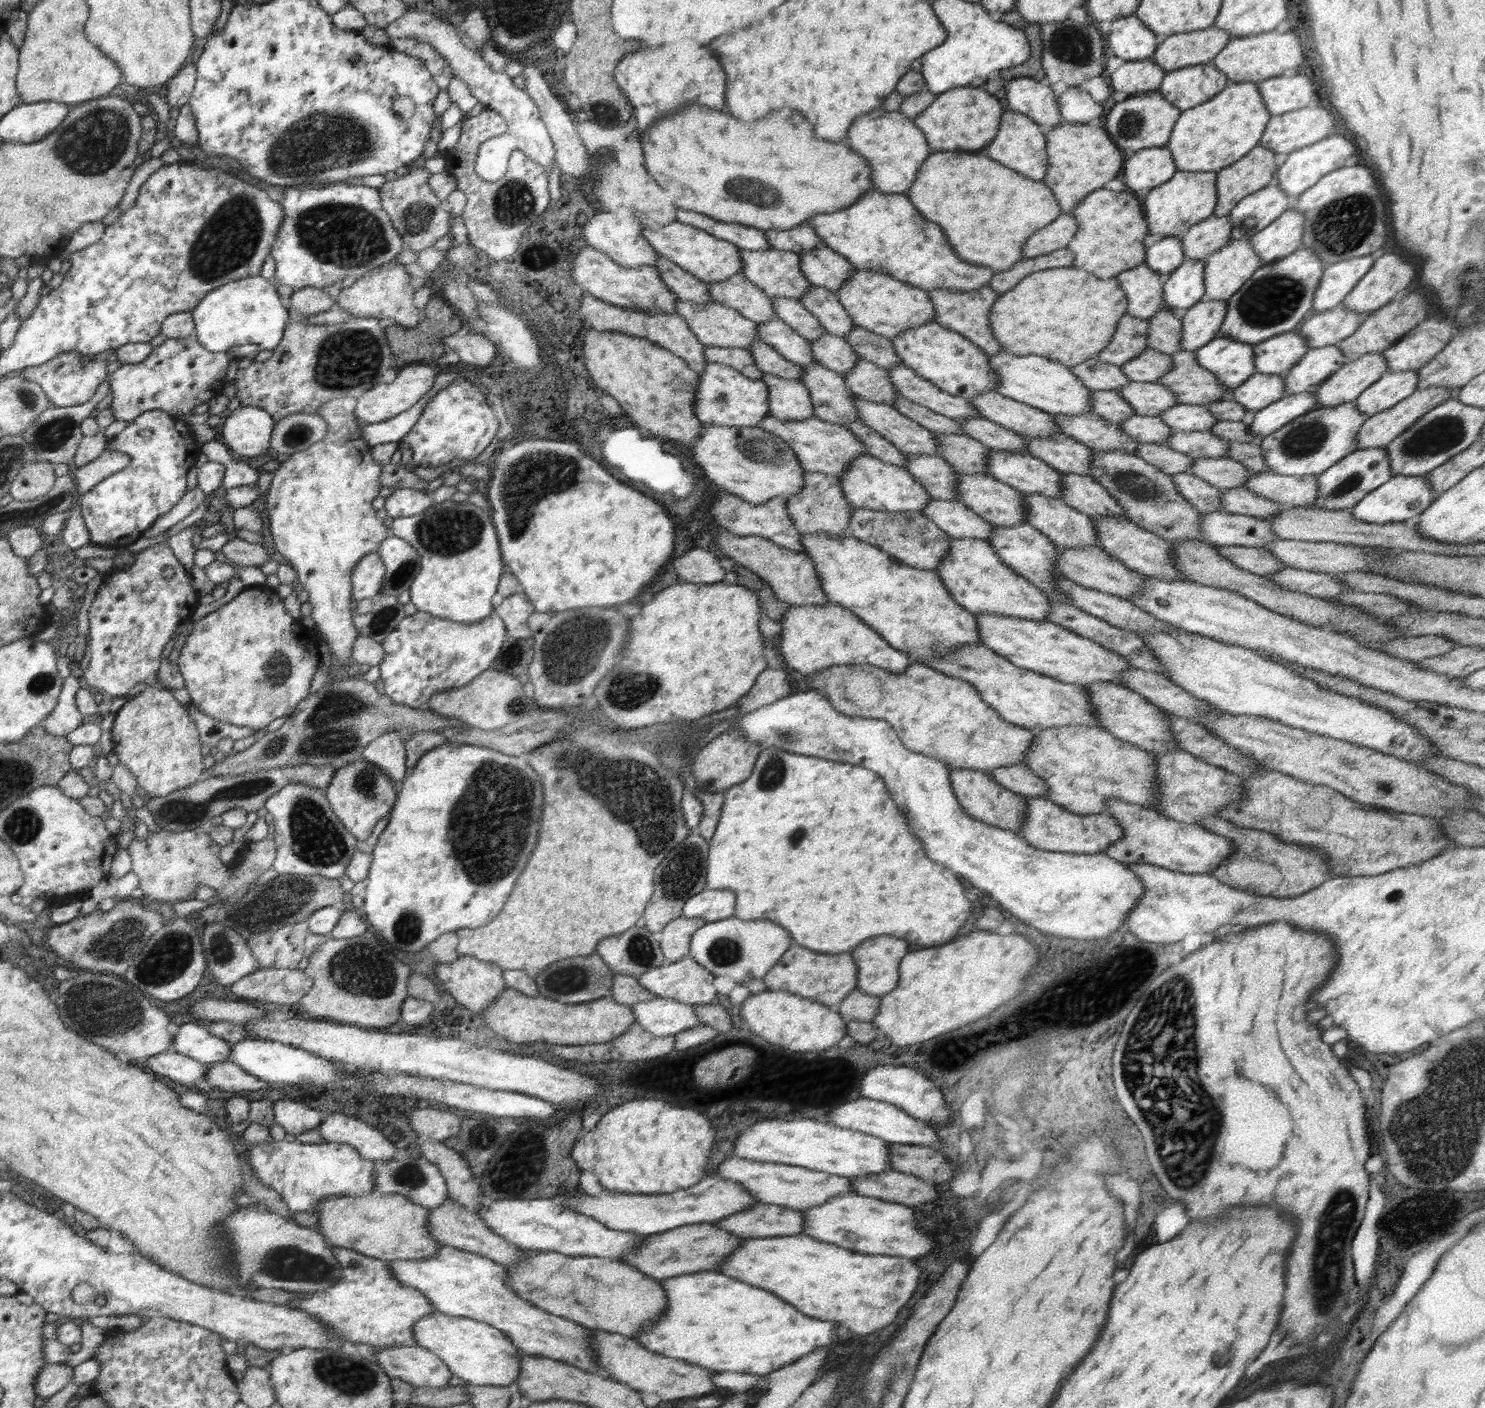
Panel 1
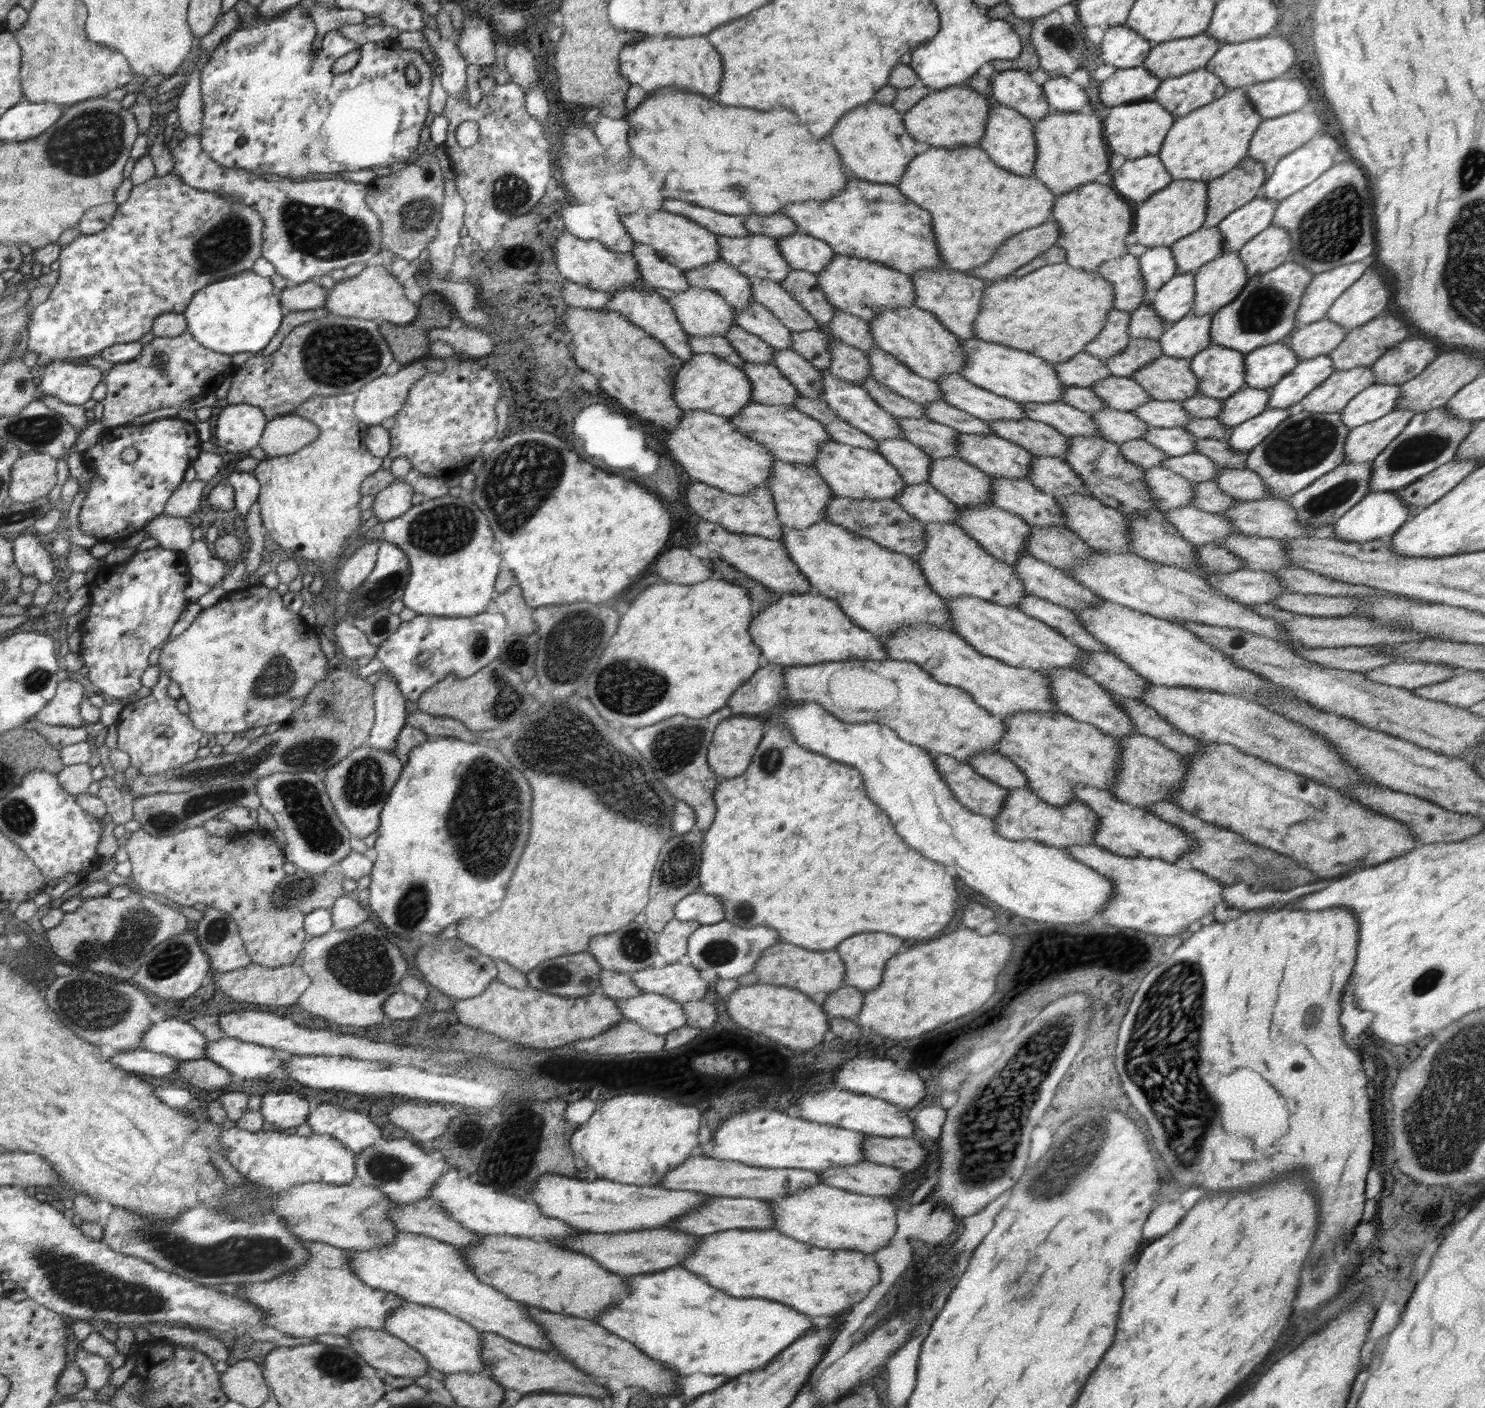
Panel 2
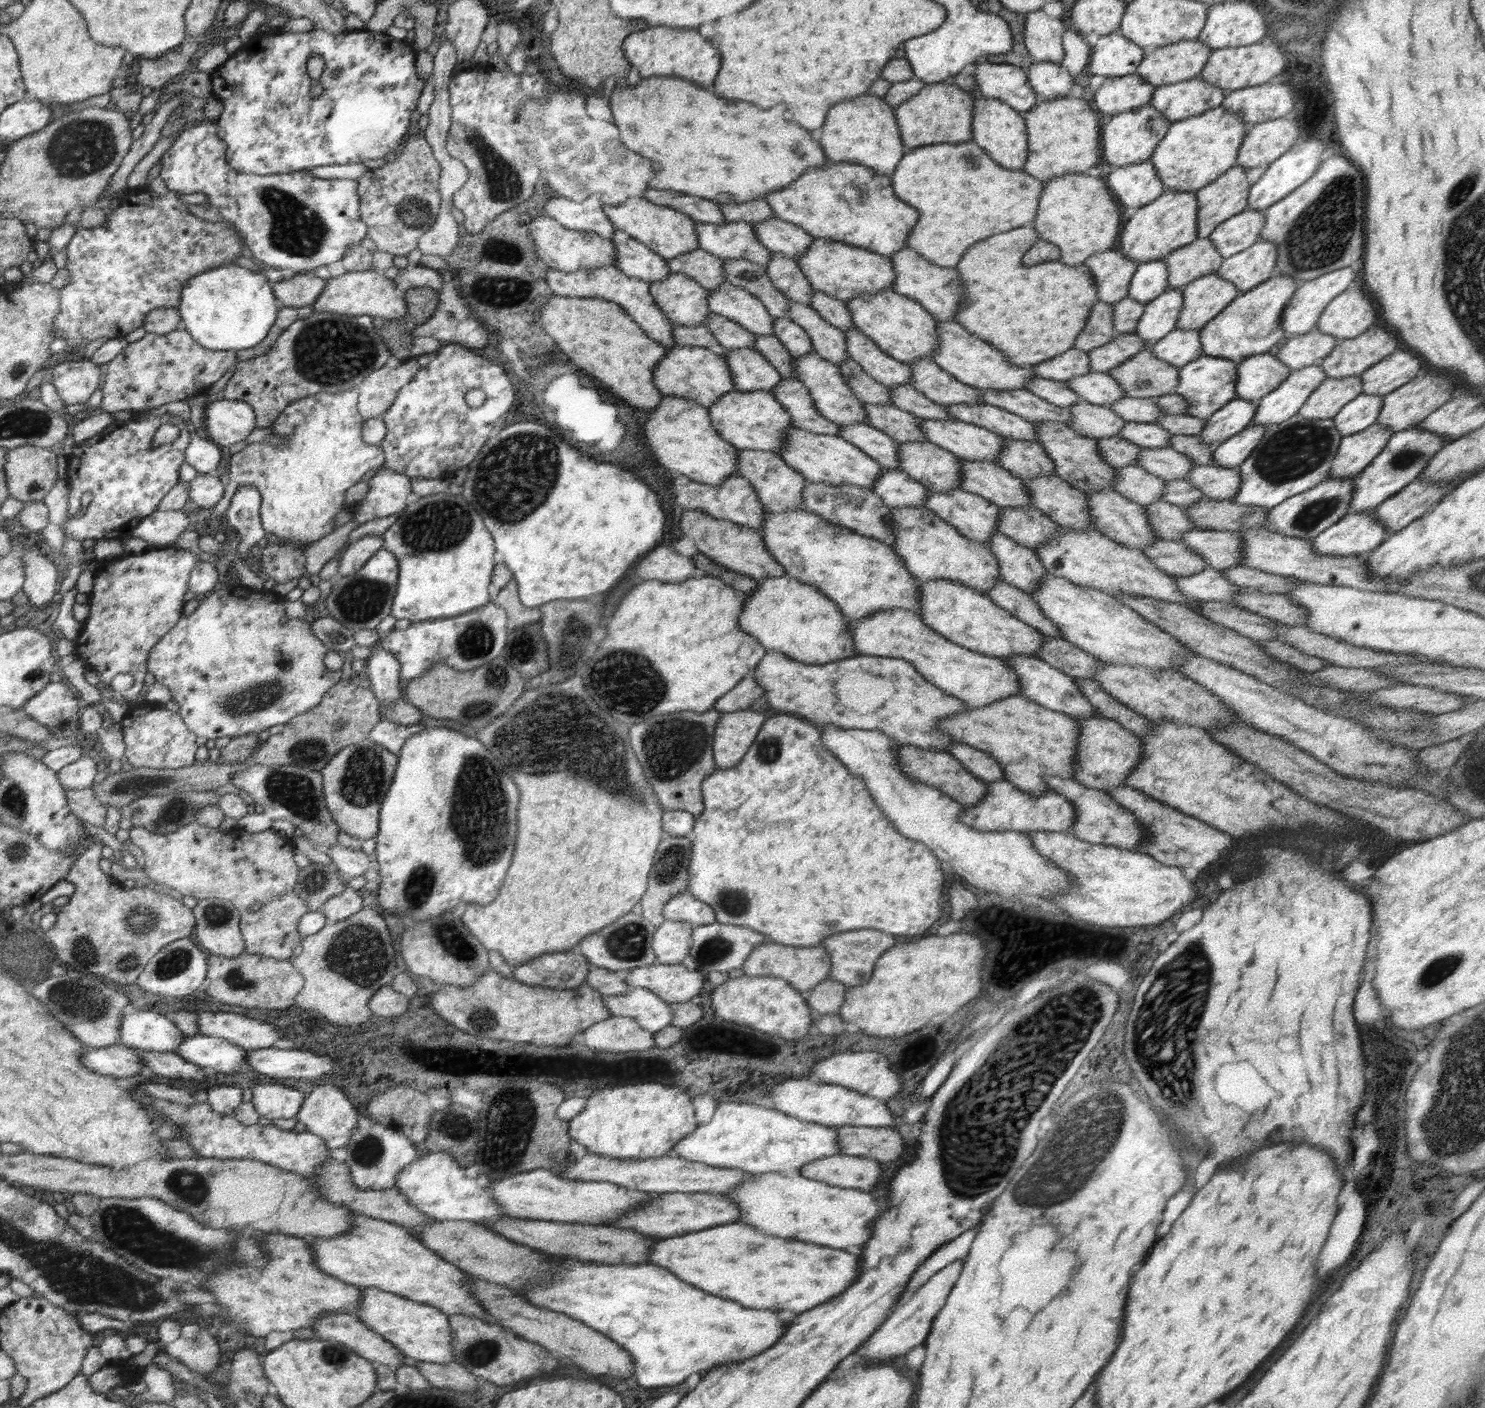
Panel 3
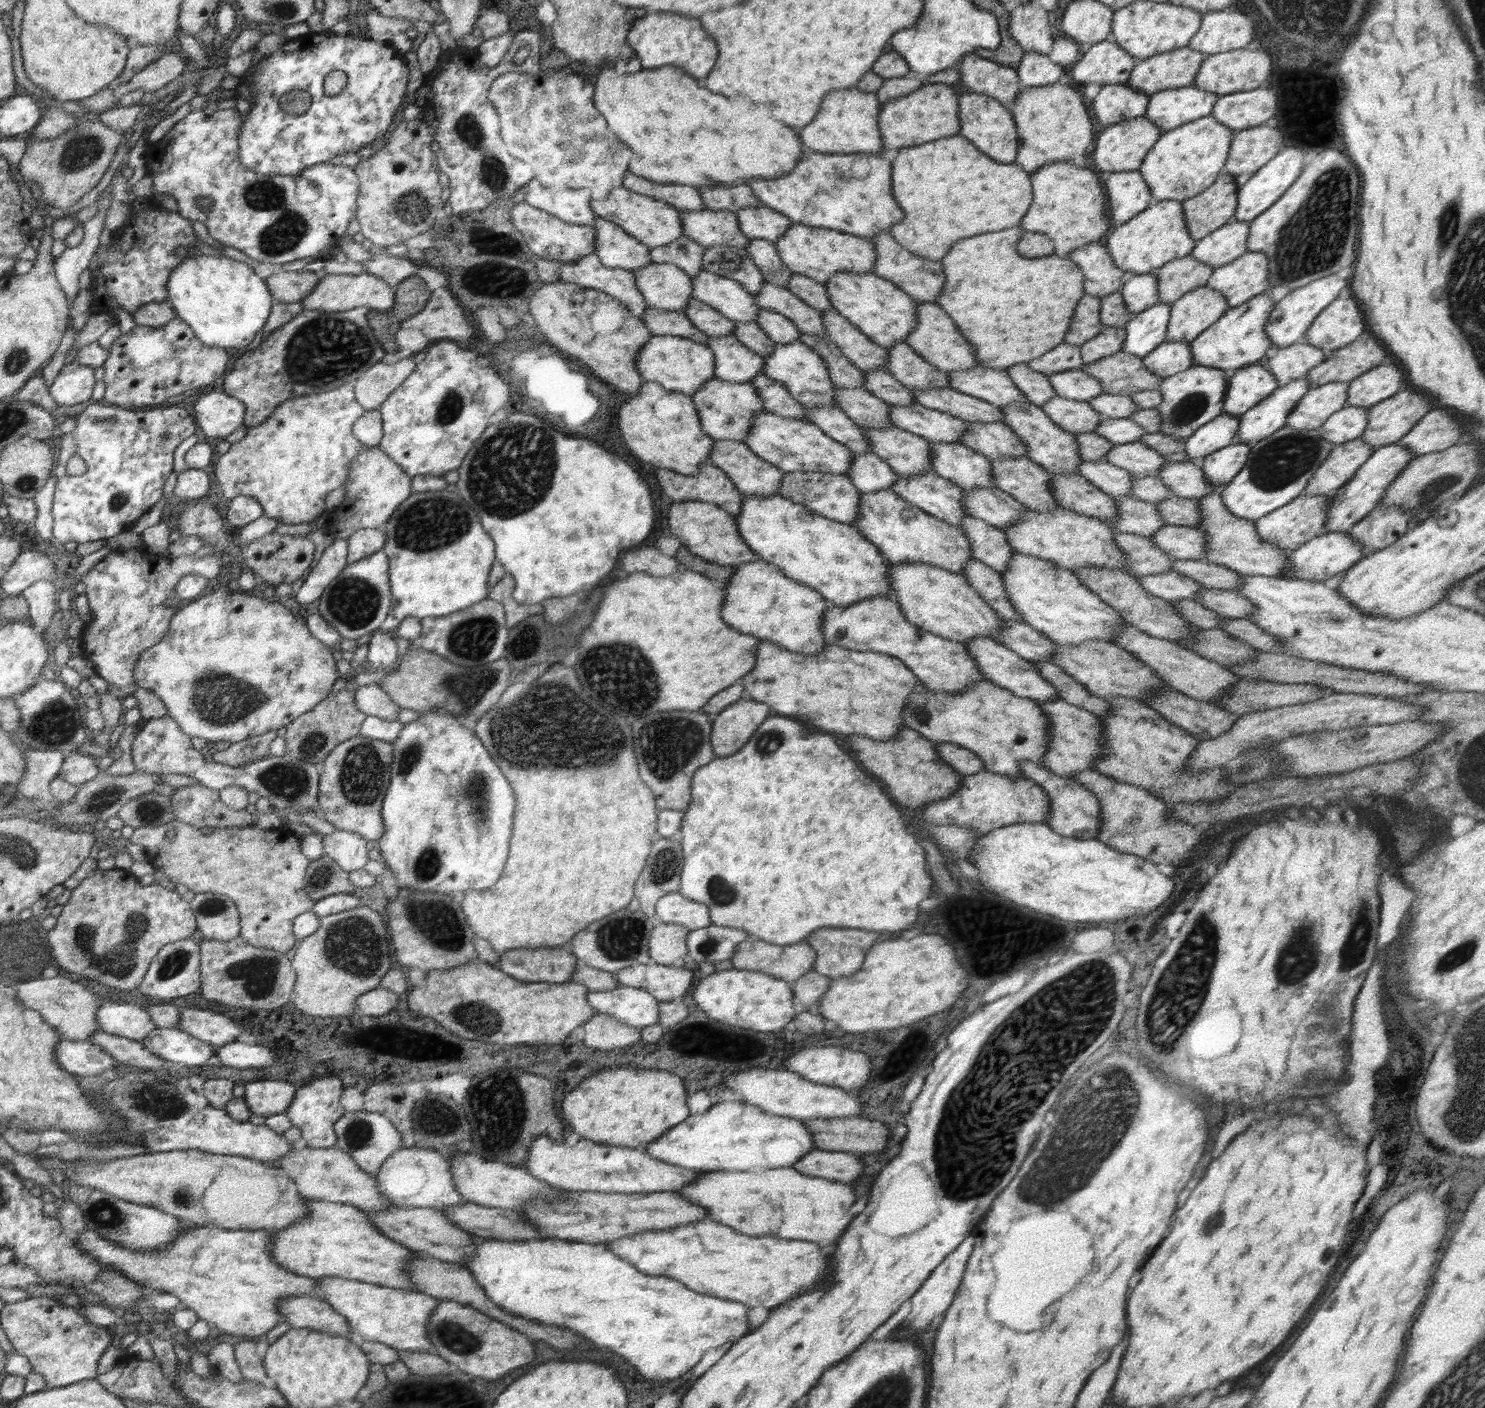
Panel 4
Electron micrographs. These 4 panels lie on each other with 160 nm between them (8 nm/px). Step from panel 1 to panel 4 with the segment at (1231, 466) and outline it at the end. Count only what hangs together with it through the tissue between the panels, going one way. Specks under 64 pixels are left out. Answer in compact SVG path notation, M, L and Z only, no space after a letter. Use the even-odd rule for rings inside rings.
M1141 440L1114 445L1106 454L1105 461L1119 466L1136 477L1157 476L1161 466L1168 460L1146 446Z

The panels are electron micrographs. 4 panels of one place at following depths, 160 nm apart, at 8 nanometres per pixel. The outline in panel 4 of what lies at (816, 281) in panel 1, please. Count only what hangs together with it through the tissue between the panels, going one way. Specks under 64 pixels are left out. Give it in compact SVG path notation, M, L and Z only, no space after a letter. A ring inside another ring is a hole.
M760 205L737 210L740 227L750 238L759 238L776 242L782 239L786 232L792 228L794 221L789 216Z

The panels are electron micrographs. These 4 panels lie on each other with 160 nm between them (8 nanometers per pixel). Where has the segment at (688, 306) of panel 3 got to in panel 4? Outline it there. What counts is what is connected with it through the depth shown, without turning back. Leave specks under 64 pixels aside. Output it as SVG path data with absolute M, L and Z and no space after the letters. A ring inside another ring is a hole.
M652 262L634 273L650 308L684 312L693 298L692 276L676 265Z

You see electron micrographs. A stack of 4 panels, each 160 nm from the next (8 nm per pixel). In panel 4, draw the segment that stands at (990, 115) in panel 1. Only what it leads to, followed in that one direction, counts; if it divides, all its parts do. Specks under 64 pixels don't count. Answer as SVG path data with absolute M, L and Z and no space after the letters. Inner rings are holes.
M946 84L923 85L918 90L882 104L878 116L881 140L886 150L899 150L933 140L960 135L960 97Z

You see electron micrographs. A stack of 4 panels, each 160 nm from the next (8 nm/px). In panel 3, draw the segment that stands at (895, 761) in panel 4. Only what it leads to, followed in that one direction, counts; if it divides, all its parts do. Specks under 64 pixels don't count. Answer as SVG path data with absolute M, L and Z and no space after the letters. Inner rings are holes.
M903 745L897 750L897 756L899 756L899 768L903 774L918 782L938 787L944 794L965 807L979 803L979 800L987 795L987 783L968 772L948 751Z

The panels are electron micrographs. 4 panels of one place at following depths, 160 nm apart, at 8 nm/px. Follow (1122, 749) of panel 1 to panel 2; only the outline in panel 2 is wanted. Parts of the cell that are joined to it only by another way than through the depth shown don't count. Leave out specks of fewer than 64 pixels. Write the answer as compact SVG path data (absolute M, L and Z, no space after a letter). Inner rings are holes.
M1040 711L1021 712L1002 718L1006 730L995 744L995 752L1009 758L1028 779L1027 788L1038 795L1049 805L1061 807L1070 799L1076 799L1073 795L1074 787L1096 787L1102 790L1111 790L1117 777L1121 746L1116 737L1101 731L1090 723L1074 720L1064 713L1049 713Z

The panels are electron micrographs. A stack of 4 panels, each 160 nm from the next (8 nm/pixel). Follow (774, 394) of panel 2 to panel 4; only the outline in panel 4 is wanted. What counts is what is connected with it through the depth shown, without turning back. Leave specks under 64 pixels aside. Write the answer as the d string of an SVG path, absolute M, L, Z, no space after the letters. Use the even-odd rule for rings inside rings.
M734 335L709 336L705 344L715 353L715 376L720 380L751 383L758 373L763 373L764 359L748 348Z

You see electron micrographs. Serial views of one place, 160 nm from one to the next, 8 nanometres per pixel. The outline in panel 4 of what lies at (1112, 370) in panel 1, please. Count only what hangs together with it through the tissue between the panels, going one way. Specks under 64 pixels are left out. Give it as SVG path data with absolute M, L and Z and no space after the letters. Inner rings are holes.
M1064 341L1046 352L1046 354L1030 359L1026 364L1032 370L1049 376L1049 374L1057 372L1080 369L1083 360L1081 359L1080 347Z

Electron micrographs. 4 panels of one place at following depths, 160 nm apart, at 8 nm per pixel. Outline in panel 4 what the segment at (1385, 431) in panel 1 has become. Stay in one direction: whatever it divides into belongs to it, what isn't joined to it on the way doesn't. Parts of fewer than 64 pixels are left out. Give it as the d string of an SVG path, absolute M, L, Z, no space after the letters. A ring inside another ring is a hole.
M1360 437L1335 446L1312 478L1309 478L1302 493L1305 496L1316 496L1334 492L1355 475L1375 450Z

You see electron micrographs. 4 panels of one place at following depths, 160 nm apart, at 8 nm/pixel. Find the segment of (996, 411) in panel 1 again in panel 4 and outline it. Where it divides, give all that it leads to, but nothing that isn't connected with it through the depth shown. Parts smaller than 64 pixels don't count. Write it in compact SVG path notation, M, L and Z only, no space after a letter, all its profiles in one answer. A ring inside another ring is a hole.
M896 343L886 349L886 370L904 386L912 390L950 387L949 373L930 364L907 343Z

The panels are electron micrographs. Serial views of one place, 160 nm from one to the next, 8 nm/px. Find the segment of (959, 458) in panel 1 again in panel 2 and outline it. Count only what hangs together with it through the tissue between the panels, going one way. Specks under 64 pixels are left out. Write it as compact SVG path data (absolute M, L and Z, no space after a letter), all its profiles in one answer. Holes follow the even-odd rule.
M895 417L901 436L934 459L957 456L958 430L925 418Z

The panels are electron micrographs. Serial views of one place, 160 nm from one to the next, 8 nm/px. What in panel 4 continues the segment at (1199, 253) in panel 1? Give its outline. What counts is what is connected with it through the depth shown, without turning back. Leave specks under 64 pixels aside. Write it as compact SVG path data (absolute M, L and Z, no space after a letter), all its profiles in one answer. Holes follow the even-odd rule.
M1191 254L1168 261L1156 270L1158 301L1173 304L1184 293L1205 286L1213 270L1209 264L1196 260Z

